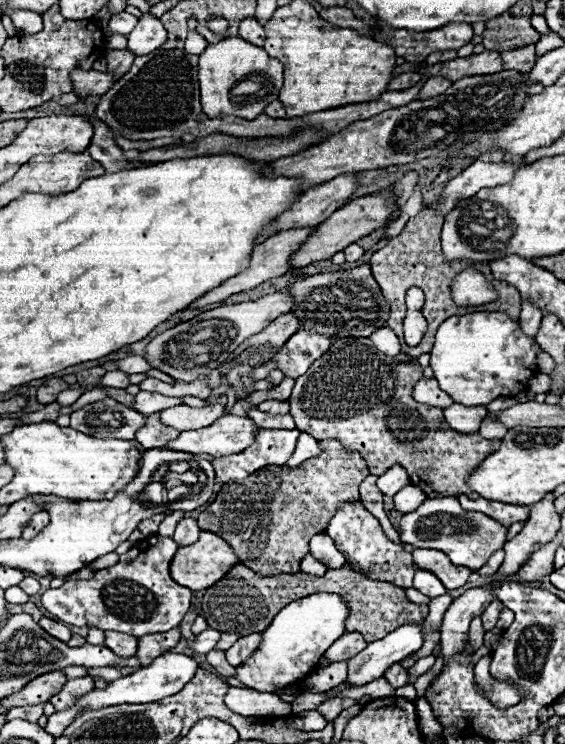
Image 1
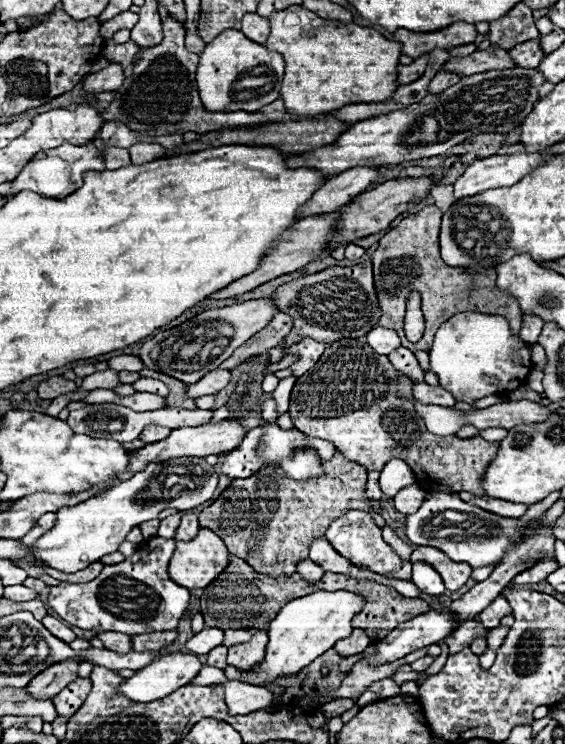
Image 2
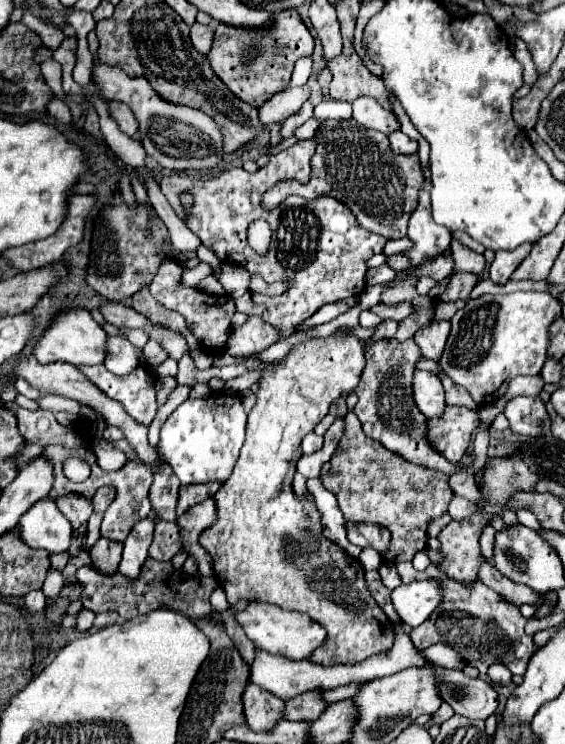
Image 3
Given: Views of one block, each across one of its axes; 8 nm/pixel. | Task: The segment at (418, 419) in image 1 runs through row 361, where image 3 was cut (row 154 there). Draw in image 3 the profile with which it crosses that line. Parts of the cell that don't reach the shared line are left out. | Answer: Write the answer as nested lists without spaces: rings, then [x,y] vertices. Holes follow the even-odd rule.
[[[326,120],[316,140],[314,178],[306,186],[300,186],[298,192],[304,198],[330,194],[346,202],[366,230],[384,234],[390,240],[406,236],[410,212],[418,206],[418,190],[424,184],[418,154],[398,156],[390,150],[388,138],[382,132],[366,130],[358,124],[344,124],[344,120]]]

